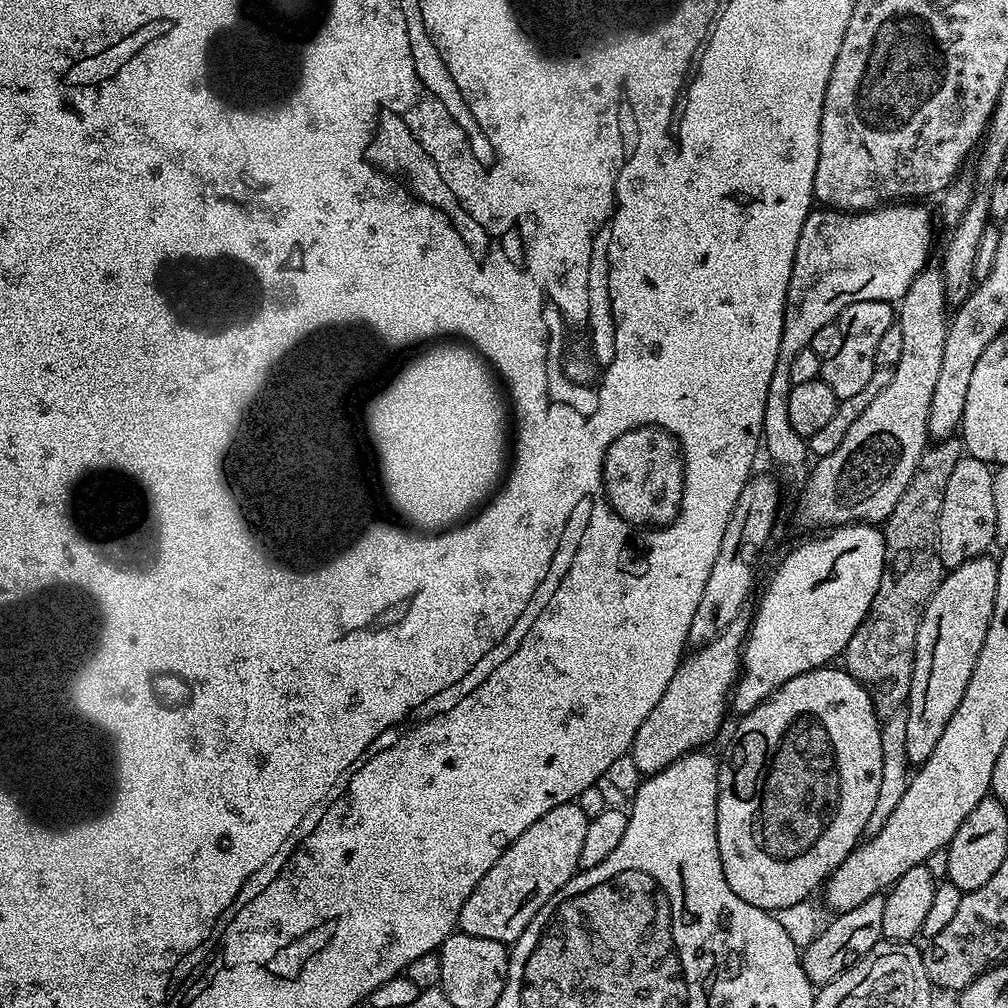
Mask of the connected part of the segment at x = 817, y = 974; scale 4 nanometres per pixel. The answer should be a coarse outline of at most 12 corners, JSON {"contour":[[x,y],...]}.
{"contour":[[883,895],[833,915],[802,952],[829,984],[881,943]]}

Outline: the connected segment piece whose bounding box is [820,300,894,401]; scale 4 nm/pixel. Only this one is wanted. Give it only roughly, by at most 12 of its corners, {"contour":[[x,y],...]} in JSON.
{"contour":[[886,300],[854,302],[834,323],[841,349],[821,359],[837,401],[854,398],[876,369],[894,323]]}

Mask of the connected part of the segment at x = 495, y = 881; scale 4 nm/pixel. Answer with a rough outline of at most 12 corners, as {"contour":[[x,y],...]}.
{"contour":[[573,802],[522,830],[460,911],[459,931],[515,944],[576,875]]}

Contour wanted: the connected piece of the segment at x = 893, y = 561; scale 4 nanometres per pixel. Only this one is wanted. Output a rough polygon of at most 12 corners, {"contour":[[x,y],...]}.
{"contour":[[925,448],[882,524],[882,578],[842,653],[877,716],[908,702],[946,575],[942,494],[963,455]]}

